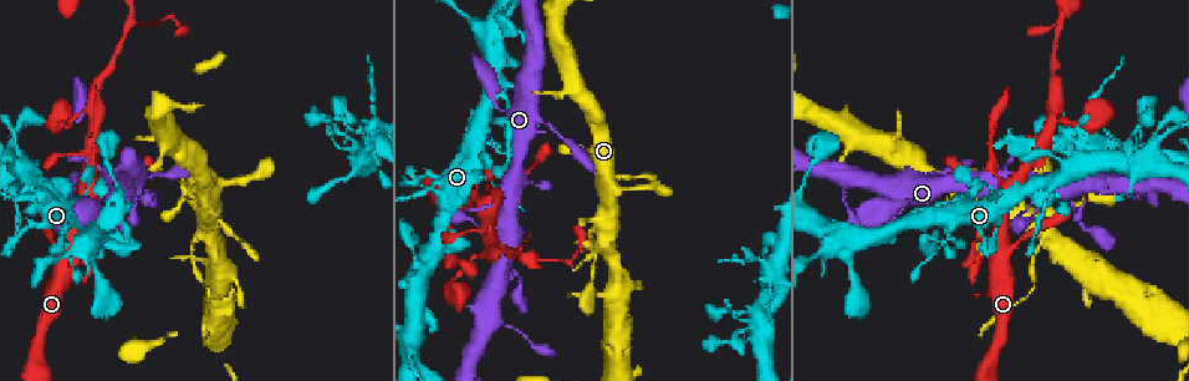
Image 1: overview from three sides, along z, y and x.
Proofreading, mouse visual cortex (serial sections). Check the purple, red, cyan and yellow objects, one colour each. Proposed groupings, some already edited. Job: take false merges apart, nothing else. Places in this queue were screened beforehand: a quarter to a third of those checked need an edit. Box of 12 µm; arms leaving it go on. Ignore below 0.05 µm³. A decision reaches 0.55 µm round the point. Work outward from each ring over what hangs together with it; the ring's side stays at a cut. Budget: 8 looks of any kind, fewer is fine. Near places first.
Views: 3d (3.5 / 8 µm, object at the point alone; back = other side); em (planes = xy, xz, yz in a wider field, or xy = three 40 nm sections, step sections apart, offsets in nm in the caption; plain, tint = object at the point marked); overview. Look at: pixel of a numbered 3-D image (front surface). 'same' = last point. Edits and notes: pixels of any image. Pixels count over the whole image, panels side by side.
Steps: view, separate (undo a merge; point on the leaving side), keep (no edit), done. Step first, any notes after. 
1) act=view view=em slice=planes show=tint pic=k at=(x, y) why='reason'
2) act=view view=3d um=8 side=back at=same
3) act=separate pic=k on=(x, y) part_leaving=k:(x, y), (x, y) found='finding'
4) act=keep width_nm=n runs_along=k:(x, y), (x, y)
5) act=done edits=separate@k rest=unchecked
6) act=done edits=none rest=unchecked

act=view view=3d um=8 pic=1 at=(486, 168) why='sharp bend'

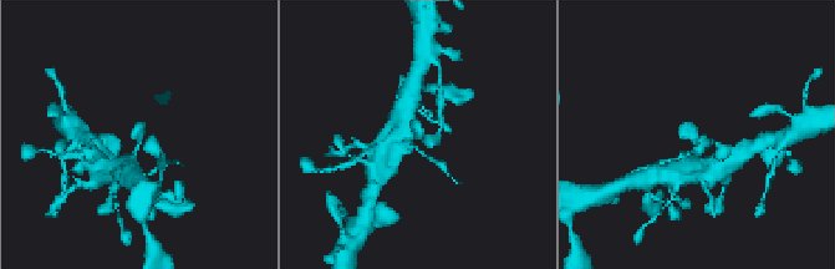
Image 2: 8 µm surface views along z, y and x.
act=view view=em slice=xy step=3 show=tint pic=2 at=(417, 137) why='shape alone is not enough'

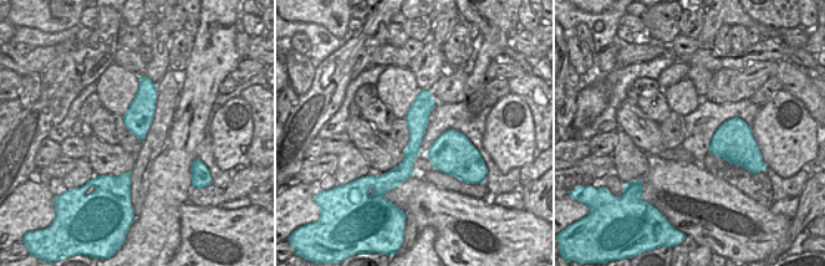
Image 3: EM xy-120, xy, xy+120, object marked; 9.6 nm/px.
act=keep runs_along=2:(121, 172), (139, 143), (163, 156) found='one cell here'

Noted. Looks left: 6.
act=view view=3d um=3.5 side=back pic=1 at=(884, 232) why='three arms meet'

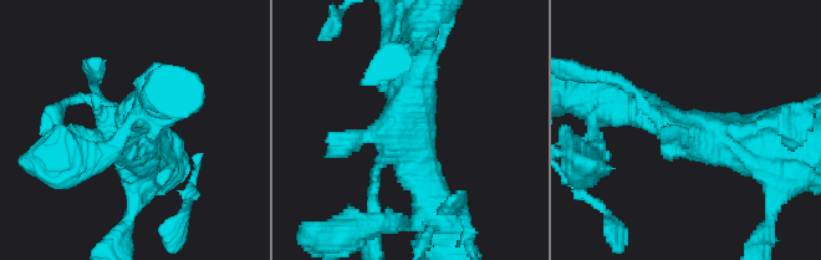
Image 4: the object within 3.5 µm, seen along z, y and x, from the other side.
act=view view=em slice=xy step=2 show=tint pic=4 at=(405, 131) why='shape alone is not enough'

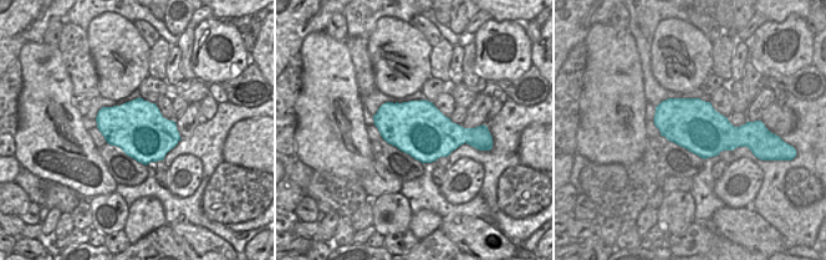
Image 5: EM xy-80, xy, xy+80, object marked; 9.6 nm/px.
act=view view=em slice=planes show=tint at=same why='cut it another way'

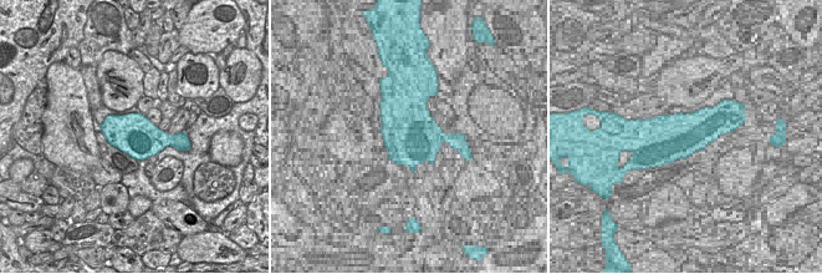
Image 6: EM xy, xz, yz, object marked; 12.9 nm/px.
act=keep runs_along=4:(620, 105), (687, 131), (769, 138) found='all the same cell'

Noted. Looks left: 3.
act=view view=3d um=3.5 pic=1 at=(193, 258) why='a narrow waist'

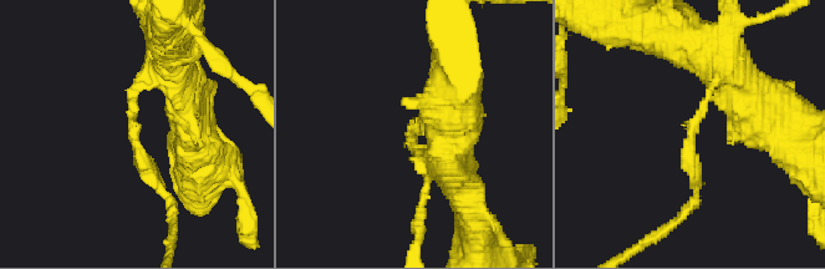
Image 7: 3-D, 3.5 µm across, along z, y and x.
act=view view=em slice=xy step=5 show=tint pic=7 at=(135, 122) arm_widths_nm=150,400

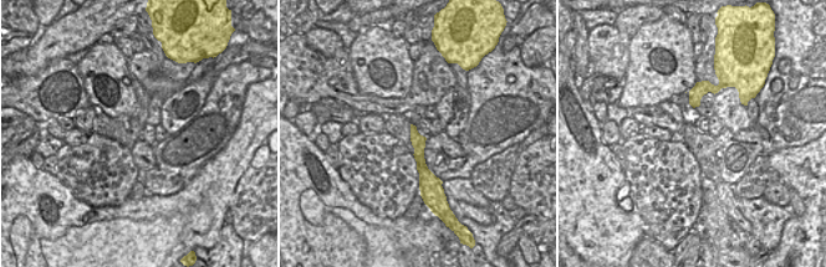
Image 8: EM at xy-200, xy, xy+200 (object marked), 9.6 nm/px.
act=separate pic=7 on=(689, 141) part_leaving=7:(703, 102), (691, 122), (694, 198), (685, 209) found='two cells meet here'

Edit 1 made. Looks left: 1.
act=done edits=separate@7 rest=unchecked

